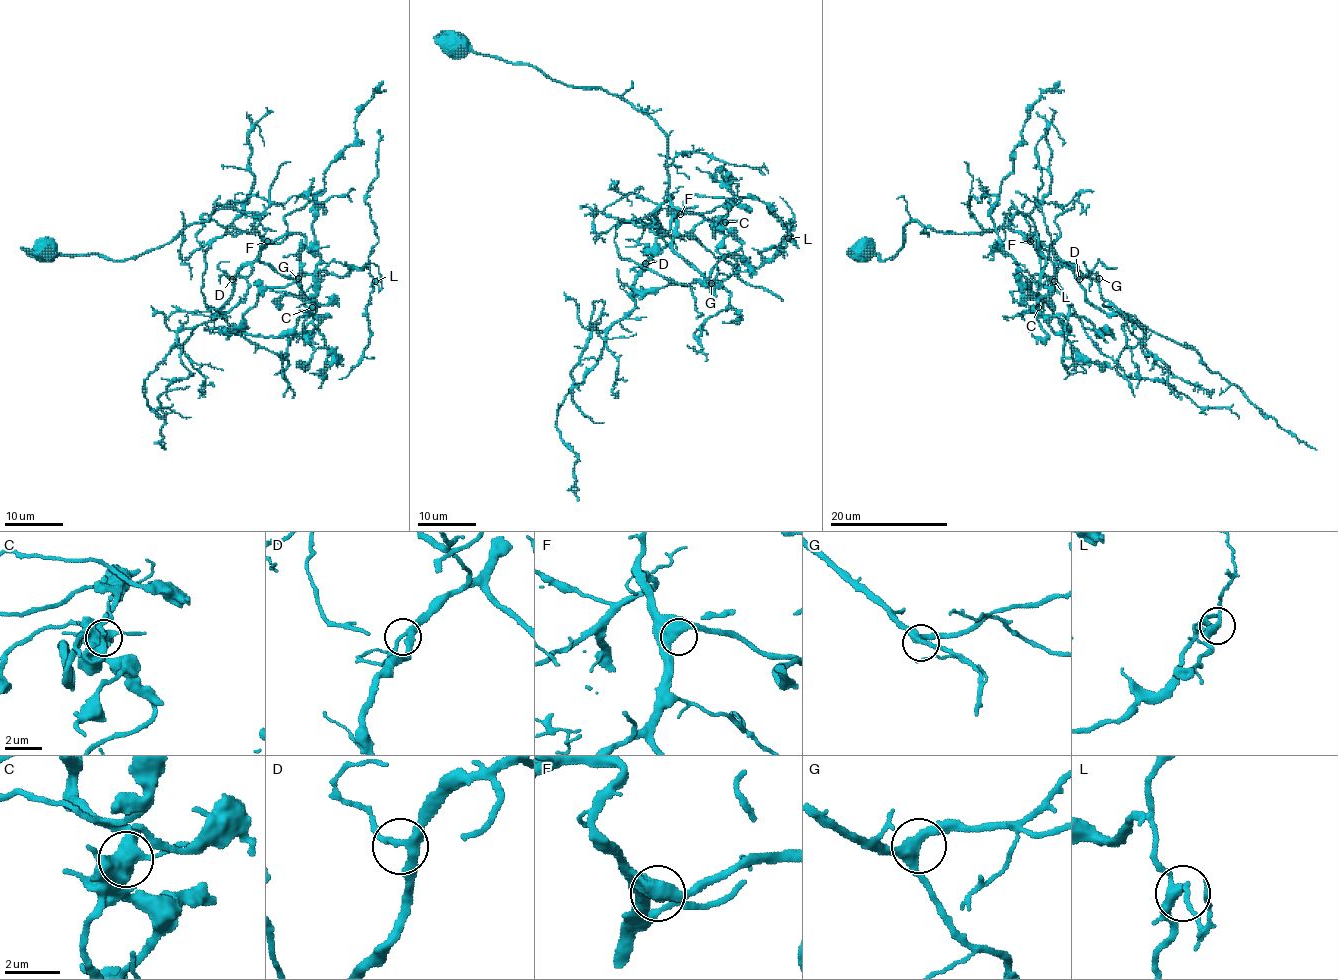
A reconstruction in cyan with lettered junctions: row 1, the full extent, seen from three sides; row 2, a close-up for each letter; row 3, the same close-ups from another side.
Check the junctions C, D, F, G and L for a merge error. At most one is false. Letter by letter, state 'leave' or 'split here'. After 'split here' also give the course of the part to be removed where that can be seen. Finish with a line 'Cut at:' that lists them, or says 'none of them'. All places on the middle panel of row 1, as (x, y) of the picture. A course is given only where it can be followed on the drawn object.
C: leave
D: leave
F: leave
G: leave
L: leave
Cut at: none of them

